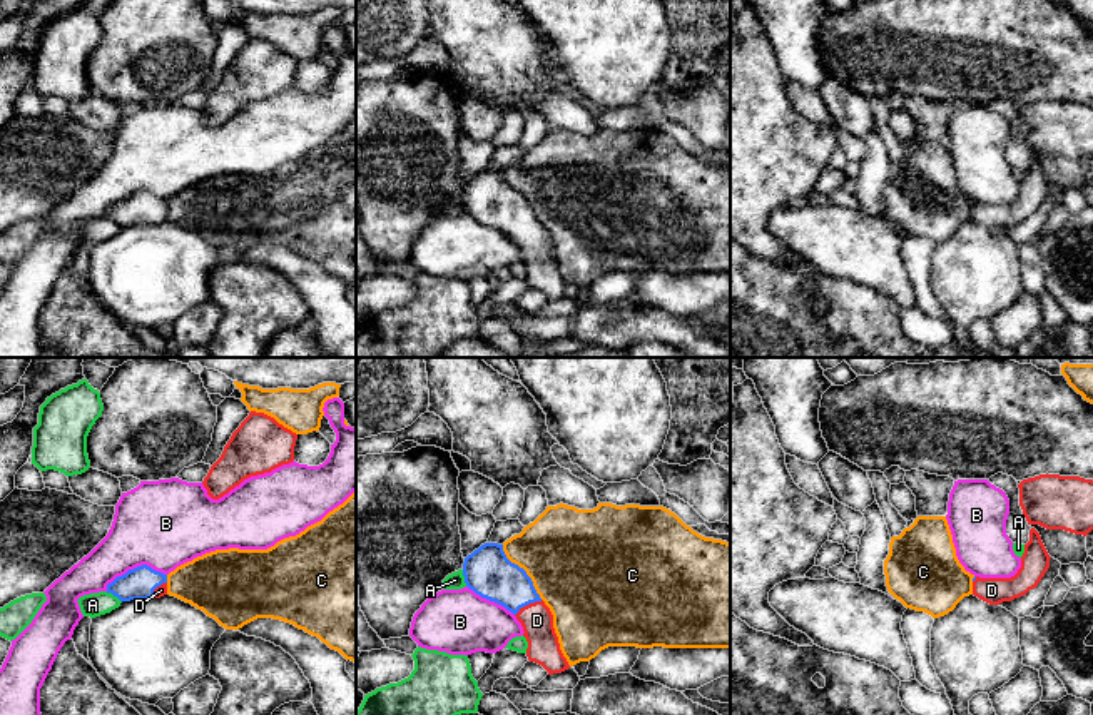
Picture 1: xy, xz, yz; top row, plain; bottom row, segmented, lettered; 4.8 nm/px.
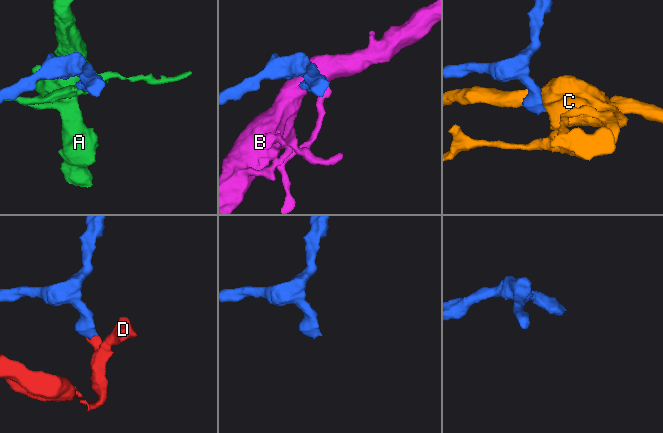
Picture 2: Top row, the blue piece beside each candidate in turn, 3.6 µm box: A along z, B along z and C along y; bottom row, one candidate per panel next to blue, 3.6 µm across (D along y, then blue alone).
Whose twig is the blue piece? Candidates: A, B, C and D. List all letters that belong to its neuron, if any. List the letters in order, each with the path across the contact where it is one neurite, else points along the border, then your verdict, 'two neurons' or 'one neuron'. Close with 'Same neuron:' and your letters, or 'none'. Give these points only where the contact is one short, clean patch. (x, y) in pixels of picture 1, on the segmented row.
A: border xz (462, 570), (467, 585); two neurons
B: border xy (166, 573), (137, 565), (117, 575), (106, 590); two neurons
C: two neurons
D: way xz (488, 572), (528, 603), (537, 620); one neuron
Same neuron: D

